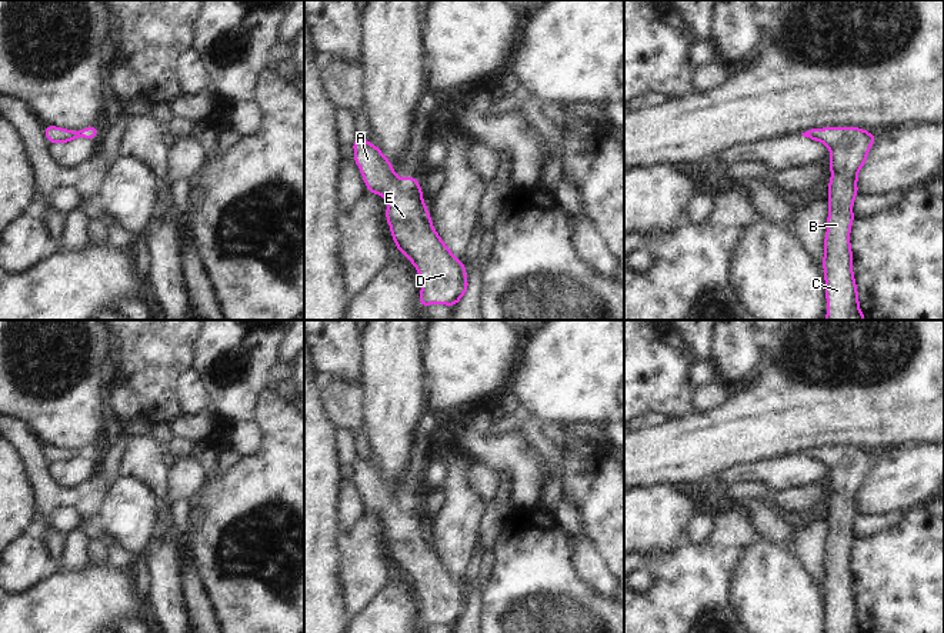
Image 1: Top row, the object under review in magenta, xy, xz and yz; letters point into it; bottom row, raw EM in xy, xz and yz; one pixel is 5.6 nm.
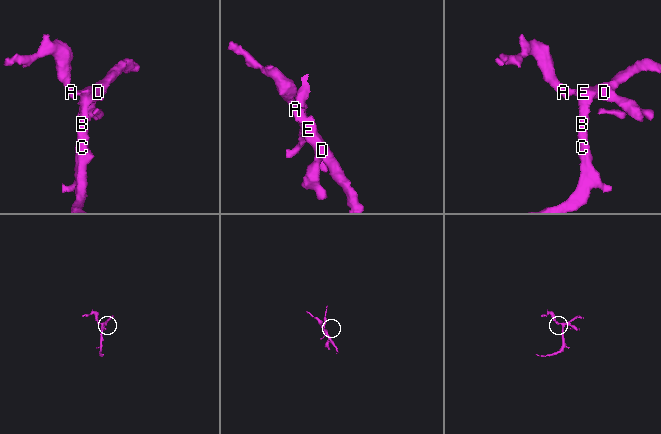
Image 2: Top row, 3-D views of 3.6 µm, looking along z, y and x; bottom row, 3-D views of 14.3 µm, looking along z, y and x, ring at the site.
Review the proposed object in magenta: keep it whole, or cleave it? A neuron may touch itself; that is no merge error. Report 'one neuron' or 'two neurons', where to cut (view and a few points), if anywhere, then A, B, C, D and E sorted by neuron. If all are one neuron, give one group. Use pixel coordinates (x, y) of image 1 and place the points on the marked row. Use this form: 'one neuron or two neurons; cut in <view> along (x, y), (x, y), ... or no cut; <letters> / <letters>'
one neuron; no cut; A B C D E

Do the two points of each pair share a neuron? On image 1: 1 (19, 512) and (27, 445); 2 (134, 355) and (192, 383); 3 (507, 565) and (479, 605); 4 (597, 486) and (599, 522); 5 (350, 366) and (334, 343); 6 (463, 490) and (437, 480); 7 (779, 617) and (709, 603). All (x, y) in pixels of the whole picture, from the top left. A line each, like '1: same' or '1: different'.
1: different
2: different
3: different
4: same
5: same
6: different
7: different

